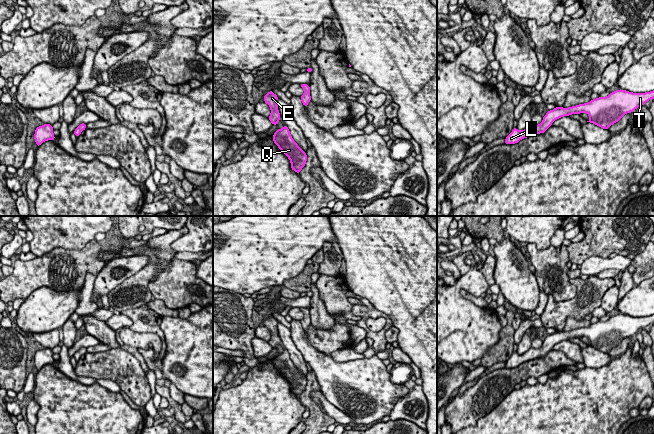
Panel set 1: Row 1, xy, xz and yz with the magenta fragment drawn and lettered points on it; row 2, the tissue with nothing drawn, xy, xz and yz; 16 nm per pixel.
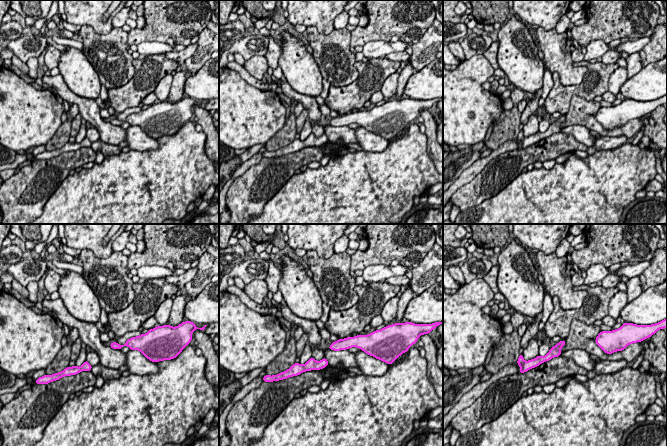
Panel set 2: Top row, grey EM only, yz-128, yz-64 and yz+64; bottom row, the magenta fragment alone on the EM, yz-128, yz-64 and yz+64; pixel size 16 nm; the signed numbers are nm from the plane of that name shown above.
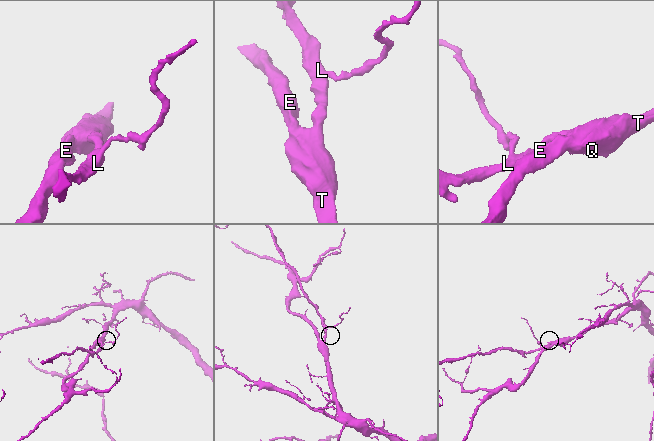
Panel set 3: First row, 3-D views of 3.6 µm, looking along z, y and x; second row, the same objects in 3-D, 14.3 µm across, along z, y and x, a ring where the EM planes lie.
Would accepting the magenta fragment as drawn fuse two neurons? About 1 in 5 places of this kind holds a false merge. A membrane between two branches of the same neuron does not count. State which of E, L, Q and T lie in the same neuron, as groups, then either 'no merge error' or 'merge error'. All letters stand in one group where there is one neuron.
groups E L Q T; no merge error

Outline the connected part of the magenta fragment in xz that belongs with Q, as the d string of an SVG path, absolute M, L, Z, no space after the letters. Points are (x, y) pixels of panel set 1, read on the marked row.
M284 125L282 129L278 128L272 139L290 160L291 169L299 174L306 164L307 154L294 141L288 127Z

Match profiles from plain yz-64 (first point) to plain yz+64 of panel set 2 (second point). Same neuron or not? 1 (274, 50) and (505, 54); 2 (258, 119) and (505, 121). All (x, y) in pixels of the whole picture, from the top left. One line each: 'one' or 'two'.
1: two
2: two

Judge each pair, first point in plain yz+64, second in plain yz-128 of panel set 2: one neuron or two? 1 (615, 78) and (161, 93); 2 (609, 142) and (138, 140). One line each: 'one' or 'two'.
1: one
2: one

